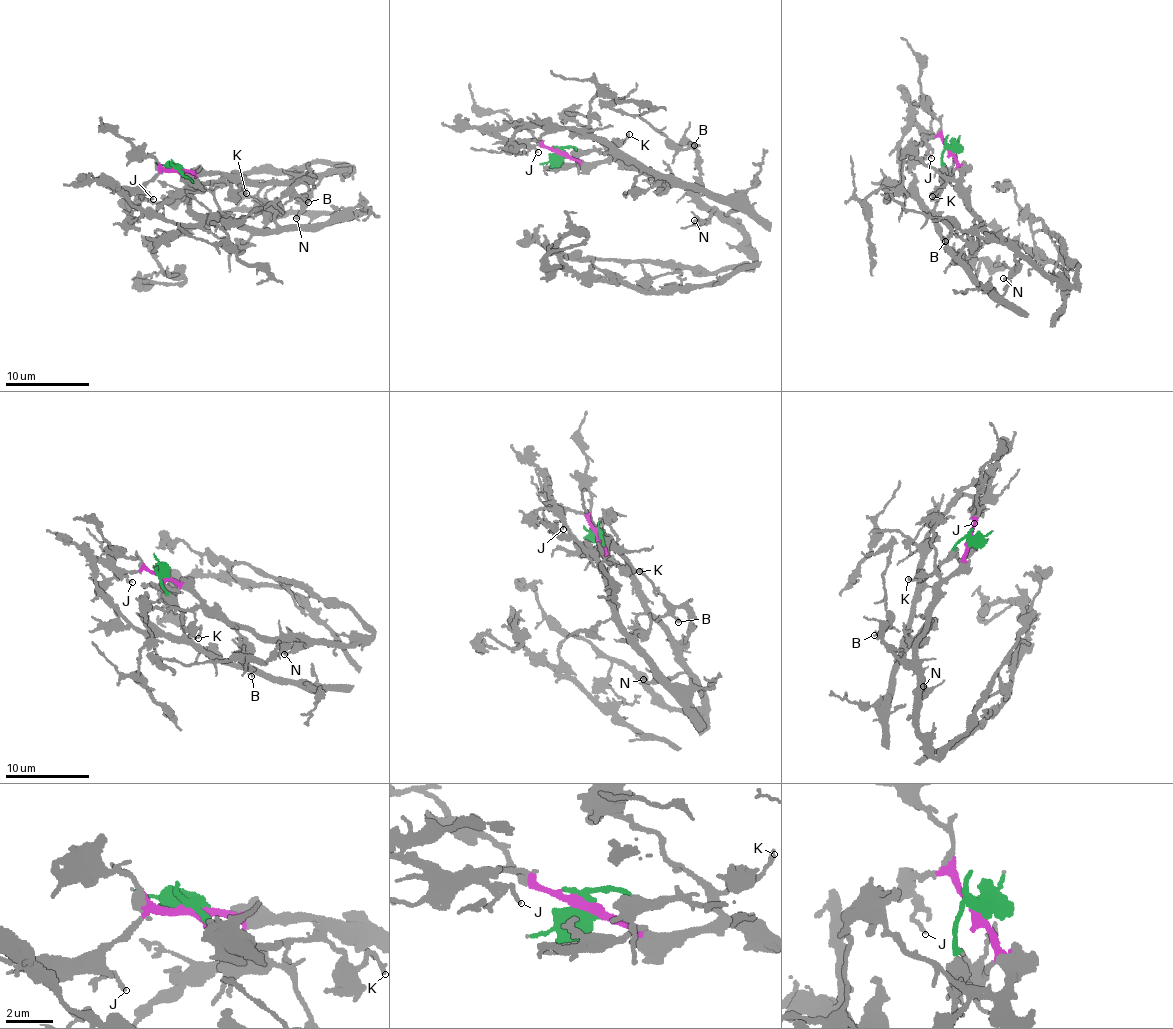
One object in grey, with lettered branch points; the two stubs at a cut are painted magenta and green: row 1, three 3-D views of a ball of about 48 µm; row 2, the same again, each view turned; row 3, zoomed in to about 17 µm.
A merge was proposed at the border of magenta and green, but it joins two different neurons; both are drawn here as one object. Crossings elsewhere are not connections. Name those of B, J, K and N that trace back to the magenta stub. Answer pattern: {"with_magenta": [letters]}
{"with_magenta": ["B", "J", "K", "N"]}

